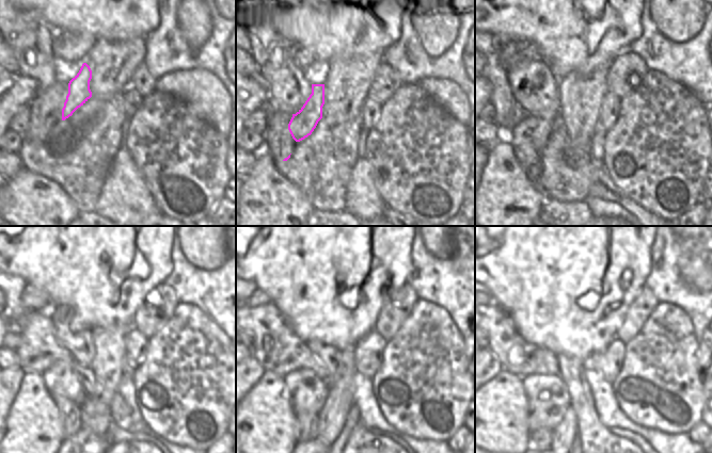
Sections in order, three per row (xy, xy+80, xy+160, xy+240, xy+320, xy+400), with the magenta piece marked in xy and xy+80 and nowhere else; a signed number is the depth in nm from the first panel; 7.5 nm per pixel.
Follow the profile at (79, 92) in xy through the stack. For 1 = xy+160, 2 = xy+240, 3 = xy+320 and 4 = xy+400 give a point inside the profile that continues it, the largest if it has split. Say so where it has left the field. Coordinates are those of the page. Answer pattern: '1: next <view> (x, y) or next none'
1: next xy+160 (528, 138)
2: next xy+240 (61, 382)
3: next xy+320 (307, 393)
4: next xy+400 (548, 399)

